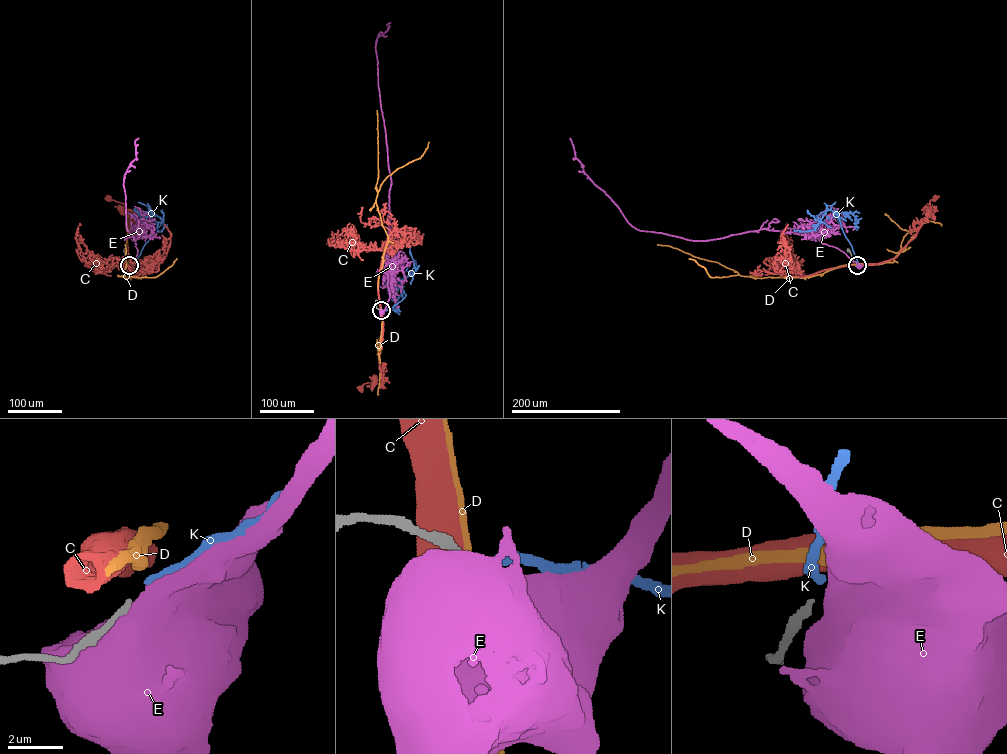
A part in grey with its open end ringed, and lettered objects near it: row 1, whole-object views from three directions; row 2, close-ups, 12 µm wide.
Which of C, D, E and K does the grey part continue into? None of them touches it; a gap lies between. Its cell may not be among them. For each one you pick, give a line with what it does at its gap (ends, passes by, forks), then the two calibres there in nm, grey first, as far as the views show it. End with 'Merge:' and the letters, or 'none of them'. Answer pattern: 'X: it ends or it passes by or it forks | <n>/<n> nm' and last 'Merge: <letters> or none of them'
K: it ends | 220/240 nm
Merge: K

